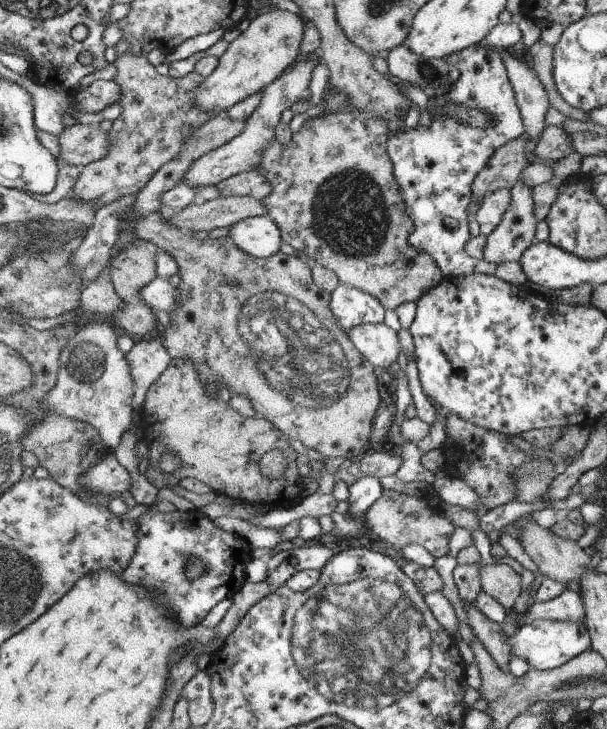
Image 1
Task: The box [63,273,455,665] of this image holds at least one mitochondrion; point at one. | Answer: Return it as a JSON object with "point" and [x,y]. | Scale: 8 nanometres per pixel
{"point":[297,343]}

